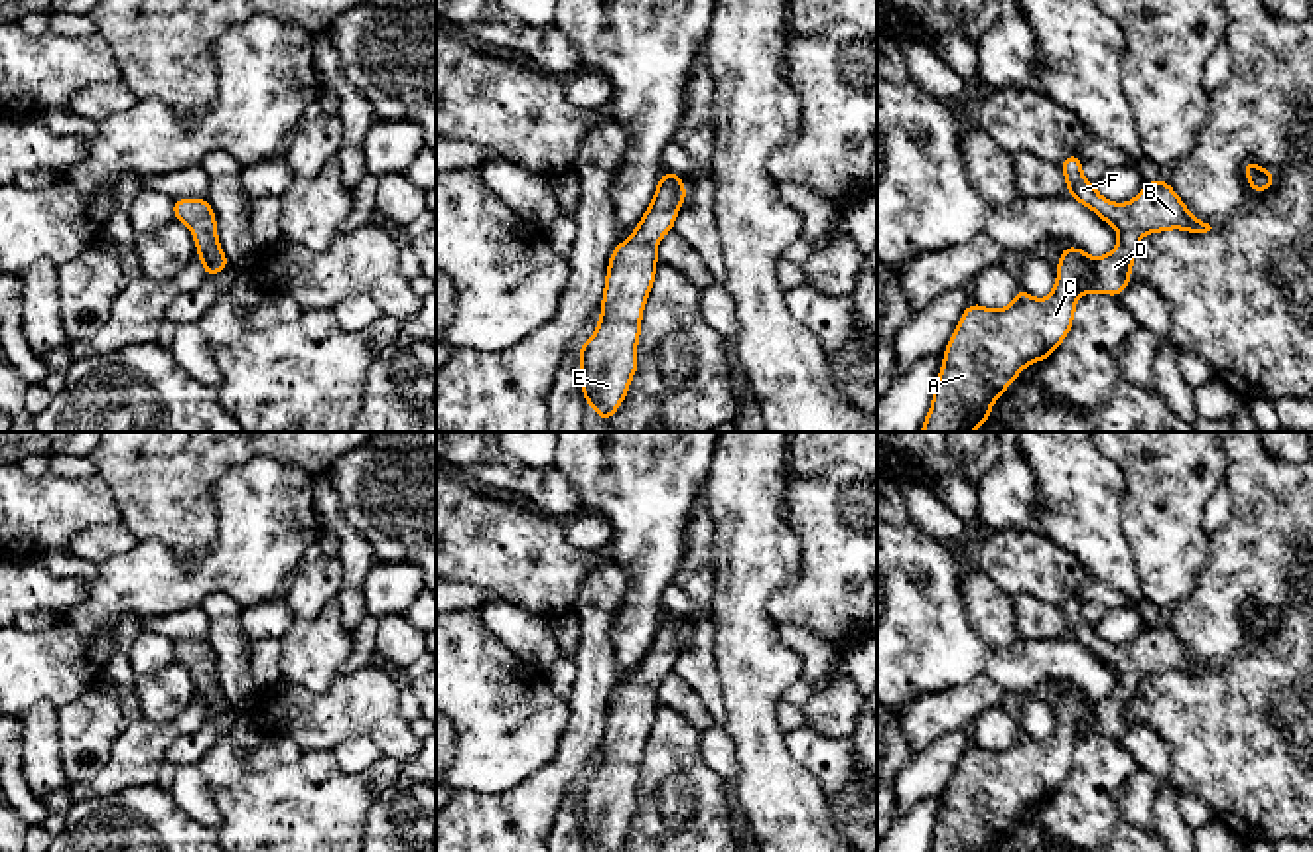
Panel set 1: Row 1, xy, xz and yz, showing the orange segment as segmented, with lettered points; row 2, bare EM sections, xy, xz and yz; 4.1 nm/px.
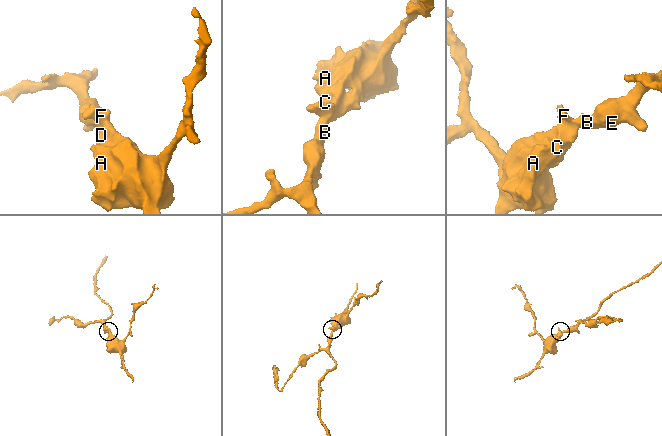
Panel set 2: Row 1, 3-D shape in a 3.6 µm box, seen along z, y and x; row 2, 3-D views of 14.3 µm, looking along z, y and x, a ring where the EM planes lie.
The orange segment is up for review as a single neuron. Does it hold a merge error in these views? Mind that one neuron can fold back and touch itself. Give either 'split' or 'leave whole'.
leave whole

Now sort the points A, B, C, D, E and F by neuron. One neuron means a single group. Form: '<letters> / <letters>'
A B C D E F

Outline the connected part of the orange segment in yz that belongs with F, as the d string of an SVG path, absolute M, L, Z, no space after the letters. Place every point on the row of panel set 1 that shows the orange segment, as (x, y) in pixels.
M1069 154L1061 170L1069 197L1112 225L1118 231L1118 247L1102 258L1092 258L1078 247L1063 247L1055 288L1045 300L1019 288L1015 300L1002 310L972 302L944 349L921 432L972 432L988 424L996 398L1027 365L1049 359L1069 335L1082 292L1118 298L1126 290L1143 235L1212 229L1193 217L1163 179L1147 183L1130 203L1112 203L1084 178L1078 154Z

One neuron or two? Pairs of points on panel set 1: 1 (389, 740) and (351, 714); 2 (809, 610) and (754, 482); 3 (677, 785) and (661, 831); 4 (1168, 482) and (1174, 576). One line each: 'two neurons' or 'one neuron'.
1: one neuron
2: two neurons
3: one neuron
4: one neuron

